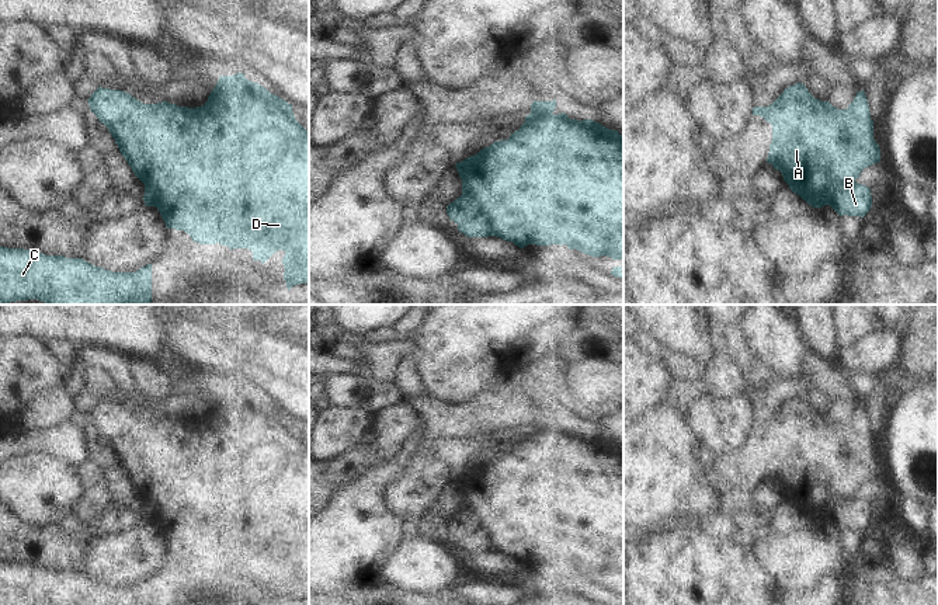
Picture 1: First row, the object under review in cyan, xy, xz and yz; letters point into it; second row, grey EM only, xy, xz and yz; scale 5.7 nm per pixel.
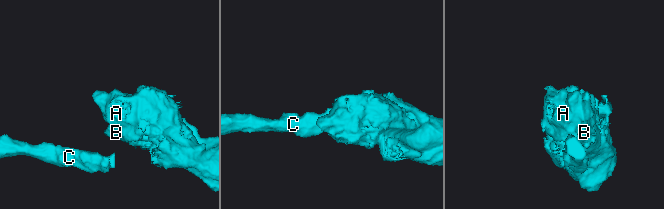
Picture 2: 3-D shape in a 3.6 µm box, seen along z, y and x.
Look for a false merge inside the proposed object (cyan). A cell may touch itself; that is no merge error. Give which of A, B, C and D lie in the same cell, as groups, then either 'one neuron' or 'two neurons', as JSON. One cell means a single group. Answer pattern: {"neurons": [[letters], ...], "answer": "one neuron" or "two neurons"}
{"neurons": [["A", "C", "D"], ["B"]], "answer": "two neurons"}

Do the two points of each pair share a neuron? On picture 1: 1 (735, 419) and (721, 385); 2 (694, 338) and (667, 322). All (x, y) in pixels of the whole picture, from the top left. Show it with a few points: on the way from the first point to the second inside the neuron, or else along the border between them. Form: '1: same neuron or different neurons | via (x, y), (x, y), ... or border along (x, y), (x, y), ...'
1: different neurons | border along (744, 392), (733, 397), (712, 397), (709, 395)
2: same neuron | via (687, 331), (674, 322)

